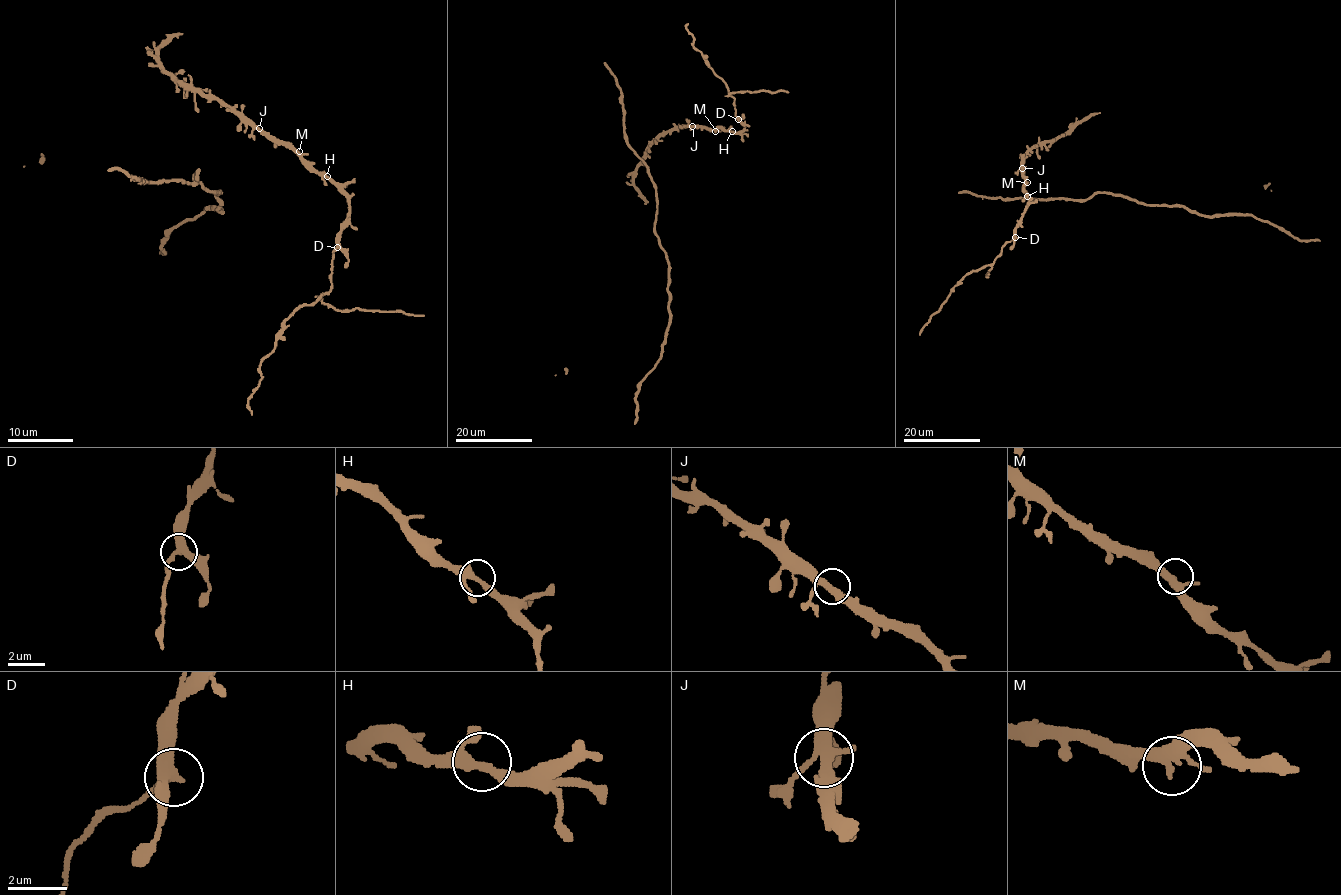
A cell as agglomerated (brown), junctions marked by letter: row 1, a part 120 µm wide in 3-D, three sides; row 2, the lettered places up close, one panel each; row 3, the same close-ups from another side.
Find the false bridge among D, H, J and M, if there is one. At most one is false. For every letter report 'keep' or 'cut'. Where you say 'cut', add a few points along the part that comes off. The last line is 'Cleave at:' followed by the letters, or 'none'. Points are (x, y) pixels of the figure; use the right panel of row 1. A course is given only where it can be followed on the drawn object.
D: cut | (1015, 237), (1002, 248), (994, 262), (972, 271), (952, 289), (919, 335)
H: keep
J: keep
M: keep
Cleave at: D

